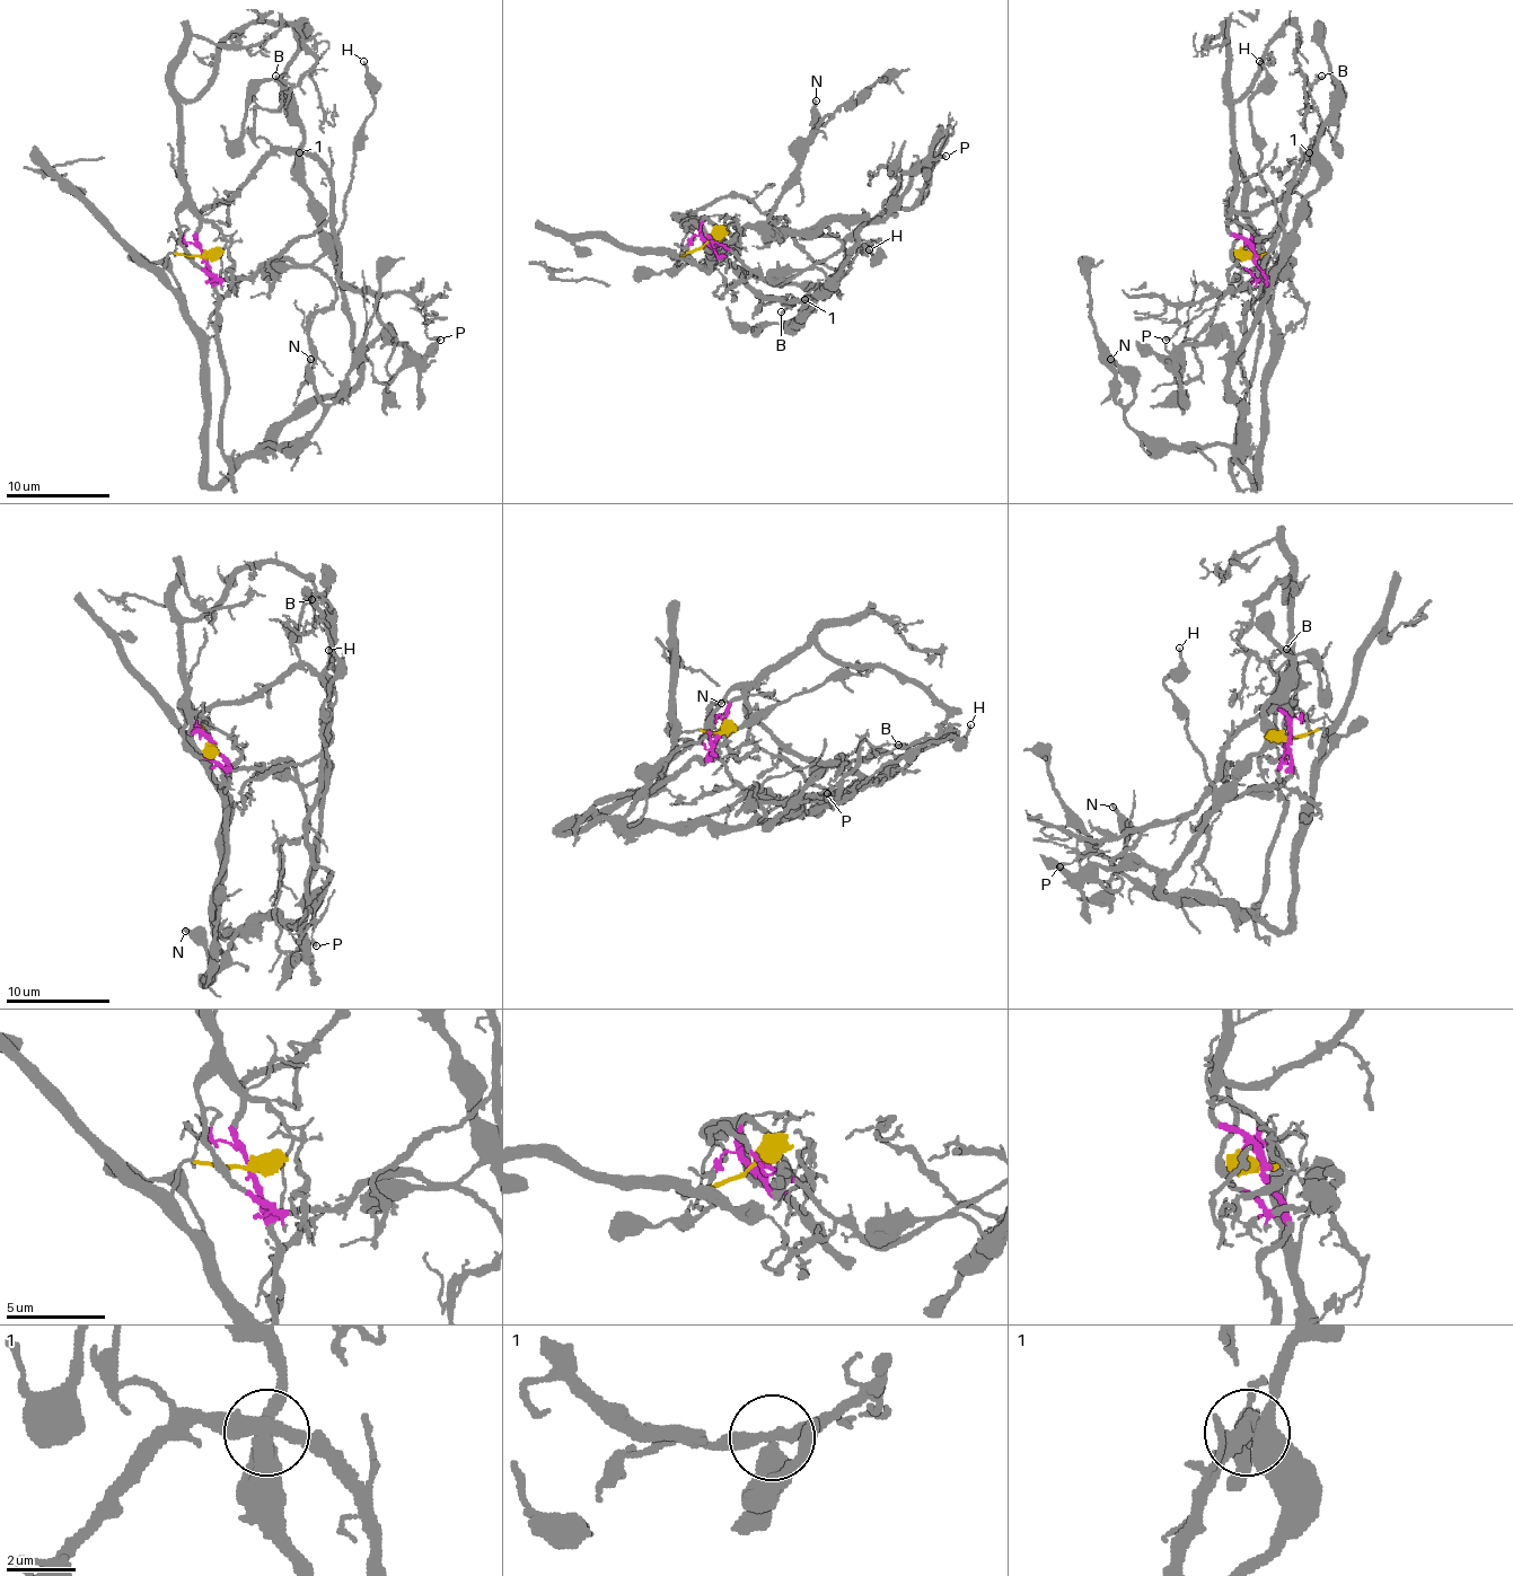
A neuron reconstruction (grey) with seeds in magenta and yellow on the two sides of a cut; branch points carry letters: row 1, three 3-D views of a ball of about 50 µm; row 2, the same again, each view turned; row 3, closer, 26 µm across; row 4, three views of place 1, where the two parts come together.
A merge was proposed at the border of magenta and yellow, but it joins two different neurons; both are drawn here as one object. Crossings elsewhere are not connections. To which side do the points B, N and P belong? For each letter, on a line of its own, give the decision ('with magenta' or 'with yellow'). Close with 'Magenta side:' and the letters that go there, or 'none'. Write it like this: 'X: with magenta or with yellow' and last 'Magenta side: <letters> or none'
B: with magenta
N: with yellow
P: with magenta
Magenta side: B, P

